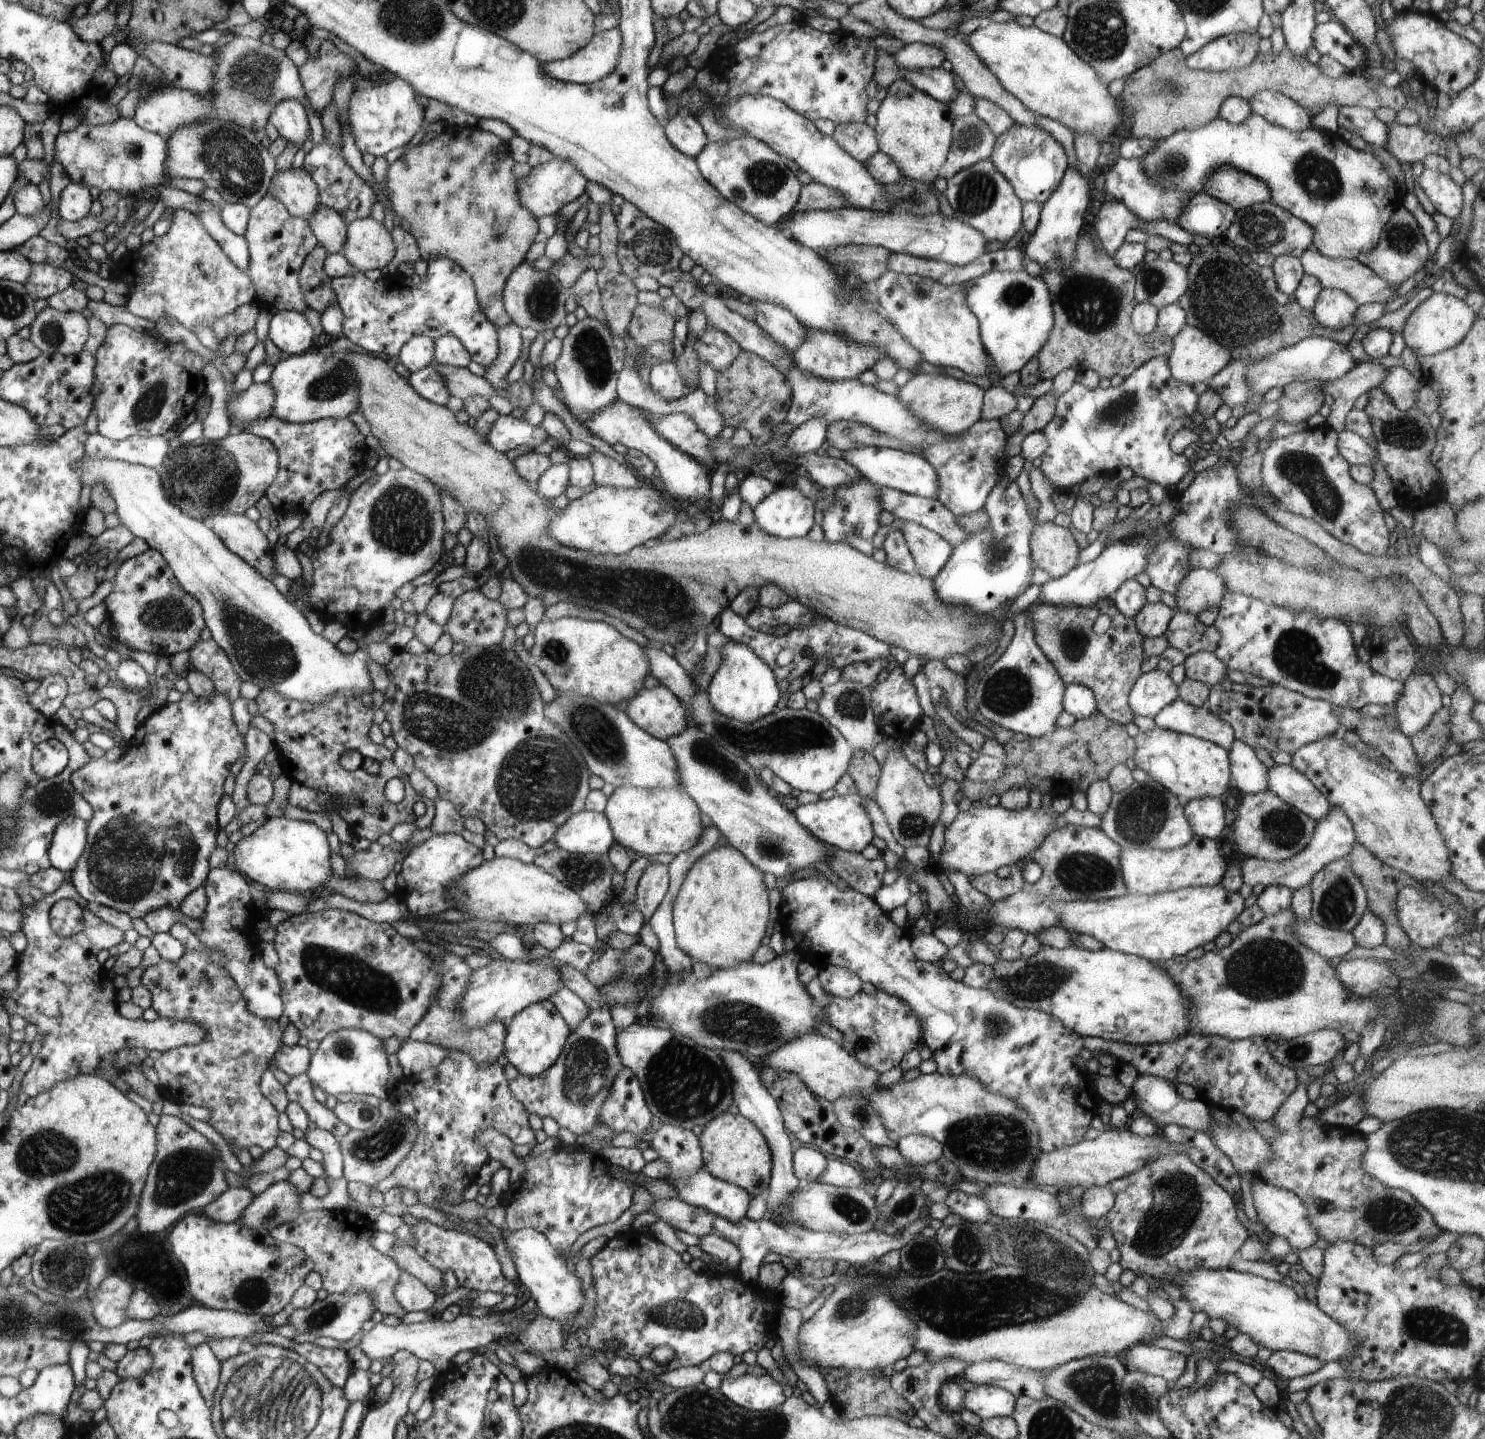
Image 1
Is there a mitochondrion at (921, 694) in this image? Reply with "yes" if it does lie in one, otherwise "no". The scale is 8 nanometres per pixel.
no

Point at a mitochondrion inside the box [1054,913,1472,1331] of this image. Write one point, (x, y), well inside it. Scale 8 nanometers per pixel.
(1265, 969)

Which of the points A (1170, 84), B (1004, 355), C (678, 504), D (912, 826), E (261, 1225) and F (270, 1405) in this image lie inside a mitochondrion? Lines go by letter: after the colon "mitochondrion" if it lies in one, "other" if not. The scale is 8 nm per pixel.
A: mitochondrion
B: other
C: other
D: mitochondrion
E: other
F: mitochondrion

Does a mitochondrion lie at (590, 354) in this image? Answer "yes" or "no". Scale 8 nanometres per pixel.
yes

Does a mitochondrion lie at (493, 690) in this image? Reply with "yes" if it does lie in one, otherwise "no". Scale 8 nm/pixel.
yes

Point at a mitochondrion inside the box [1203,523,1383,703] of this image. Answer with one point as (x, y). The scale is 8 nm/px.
(1297, 654)

